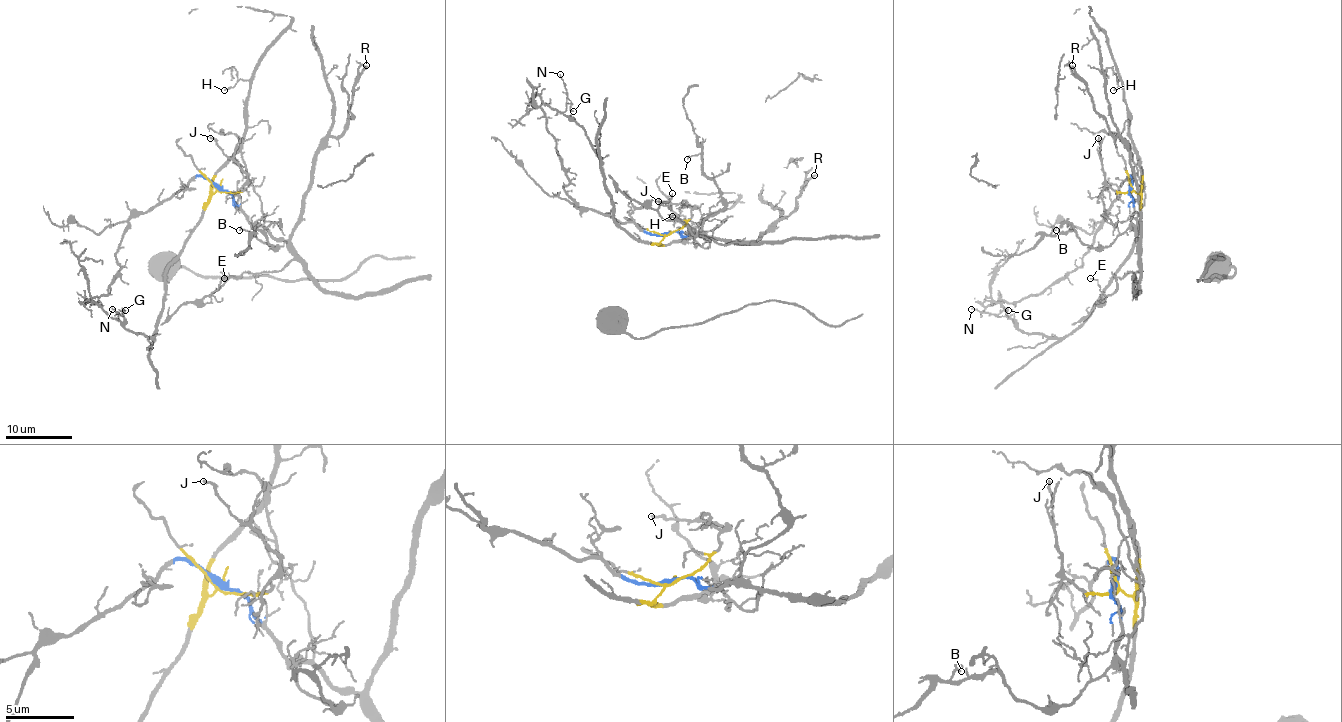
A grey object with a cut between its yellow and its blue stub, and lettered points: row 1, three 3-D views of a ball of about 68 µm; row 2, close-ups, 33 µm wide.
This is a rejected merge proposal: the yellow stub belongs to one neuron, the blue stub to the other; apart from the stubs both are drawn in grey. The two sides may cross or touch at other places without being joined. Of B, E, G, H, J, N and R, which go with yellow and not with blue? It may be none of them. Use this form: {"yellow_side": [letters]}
{"yellow_side": ["G", "H", "J", "N"]}

